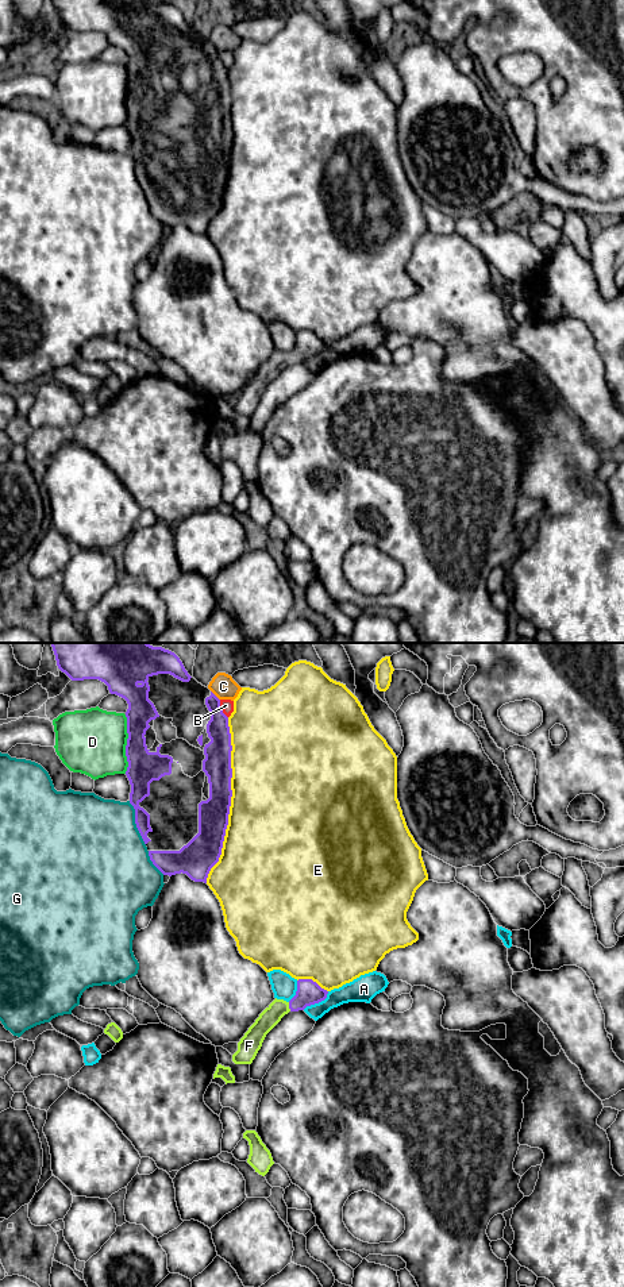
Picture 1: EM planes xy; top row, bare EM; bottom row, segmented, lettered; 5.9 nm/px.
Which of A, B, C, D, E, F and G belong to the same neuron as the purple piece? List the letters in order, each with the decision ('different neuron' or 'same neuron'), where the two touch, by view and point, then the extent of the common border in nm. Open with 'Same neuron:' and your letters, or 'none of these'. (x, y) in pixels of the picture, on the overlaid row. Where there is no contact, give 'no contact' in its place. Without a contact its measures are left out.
Same neuron: F
A: different neuron | xy (316, 1002) | 190 nm
B: different neuron | xy (220, 709) | 120 nm
C: different neuron | xy (215, 696) | 80 nm
D: different neuron | xy (127, 744) | 360 nm
E: different neuron | xy (230, 800) | 1000 nm
F: same neuron | xy (289, 1006) | 60 nm
G: different neuron | xy (135, 823) | 280 nm

